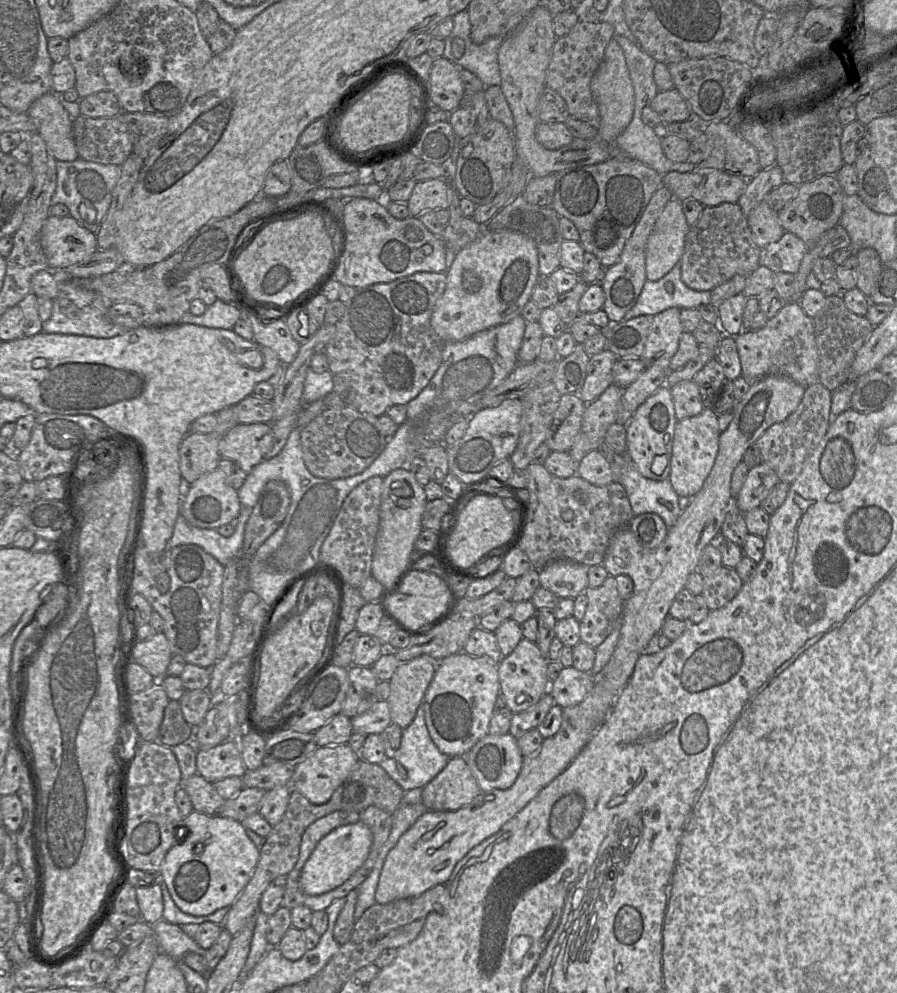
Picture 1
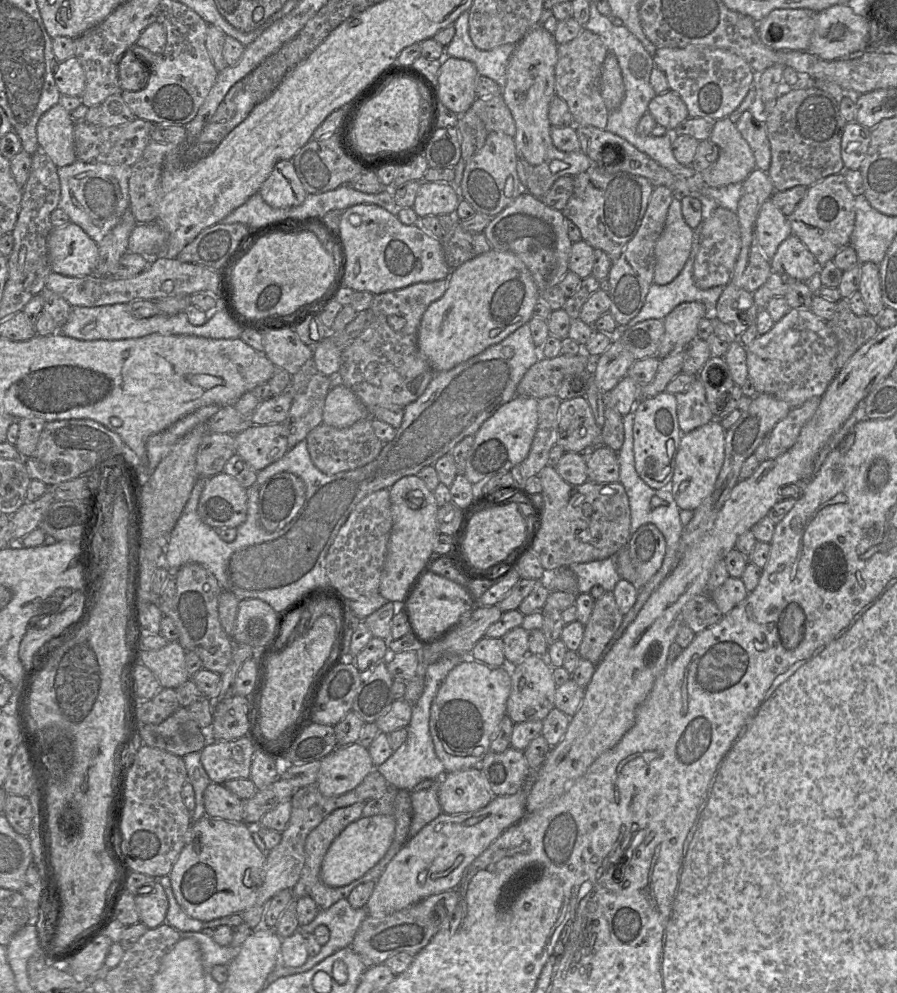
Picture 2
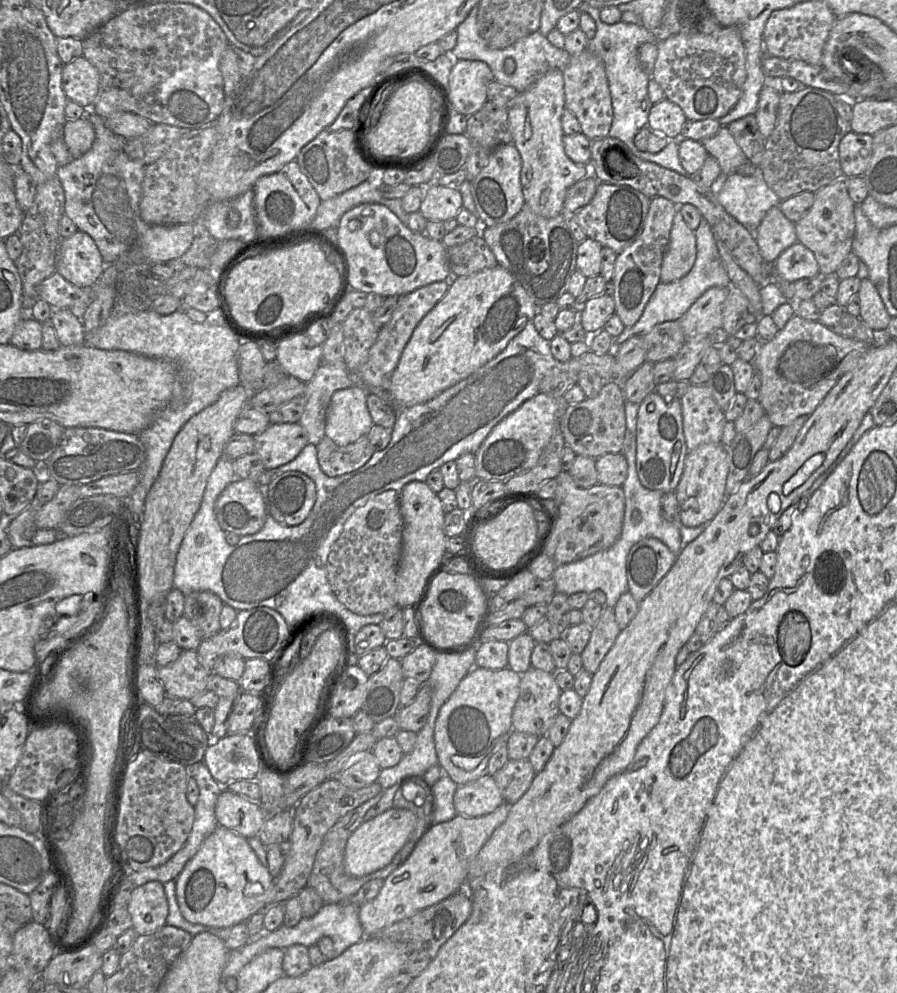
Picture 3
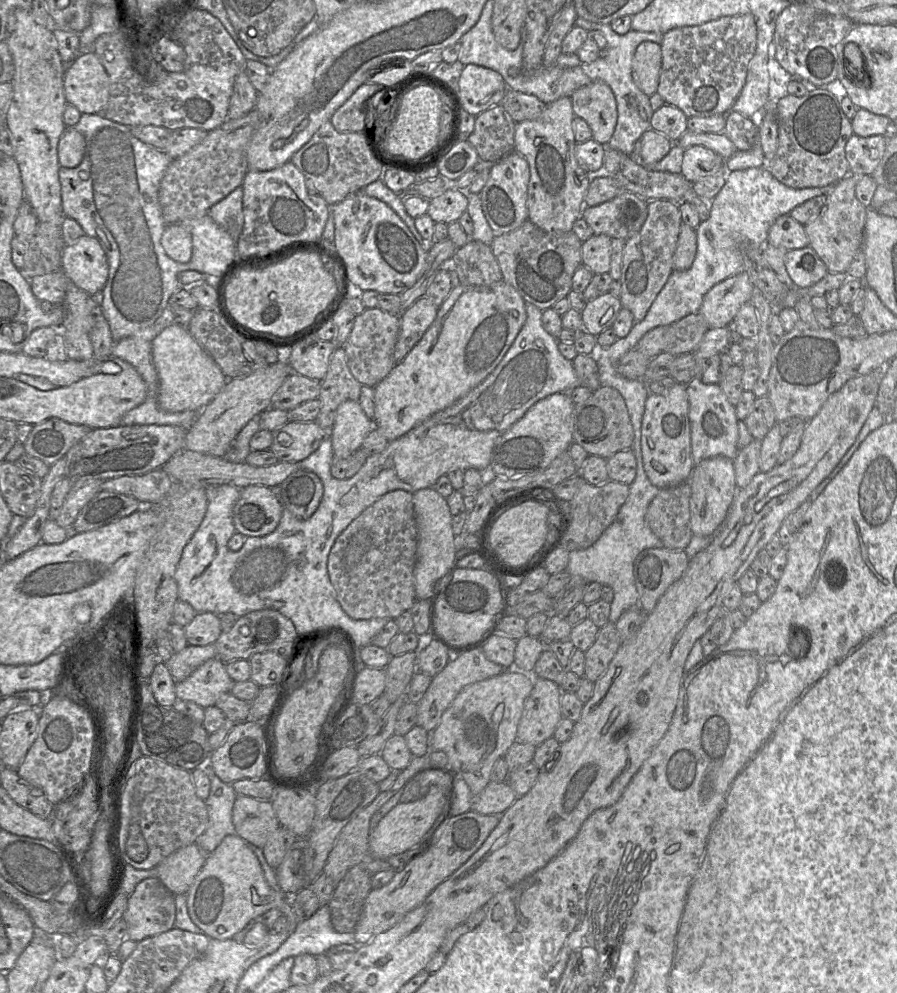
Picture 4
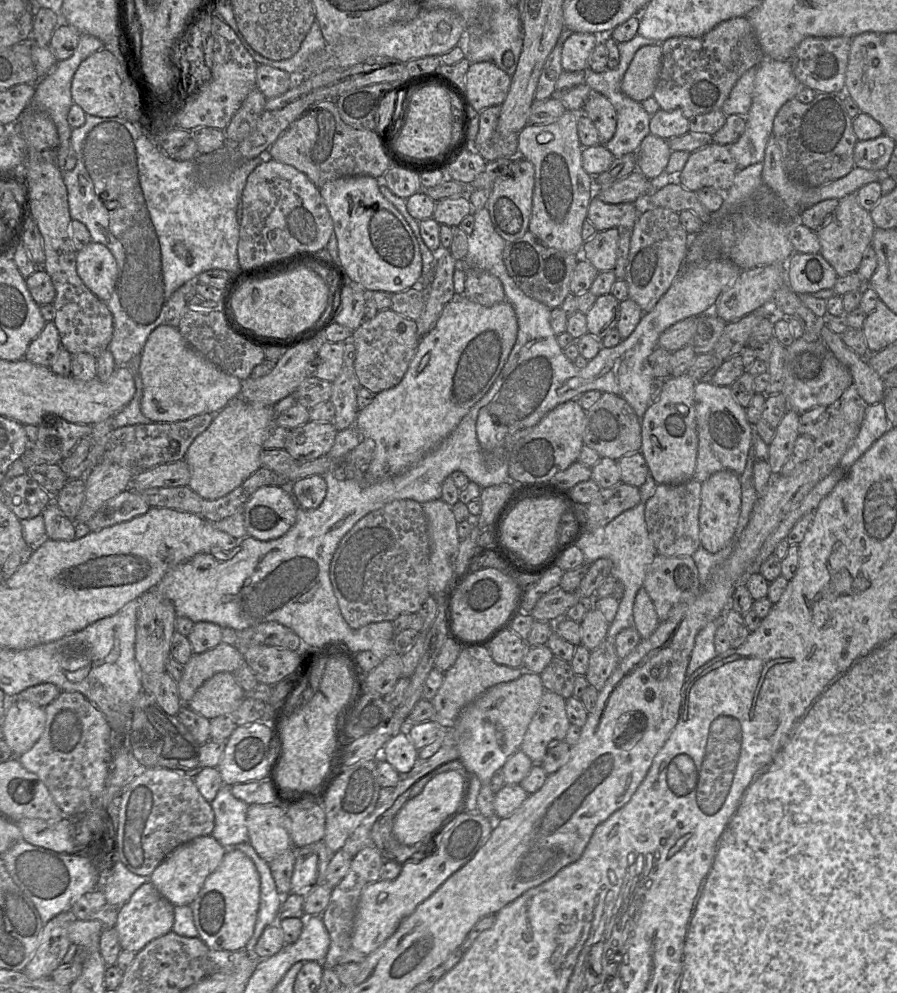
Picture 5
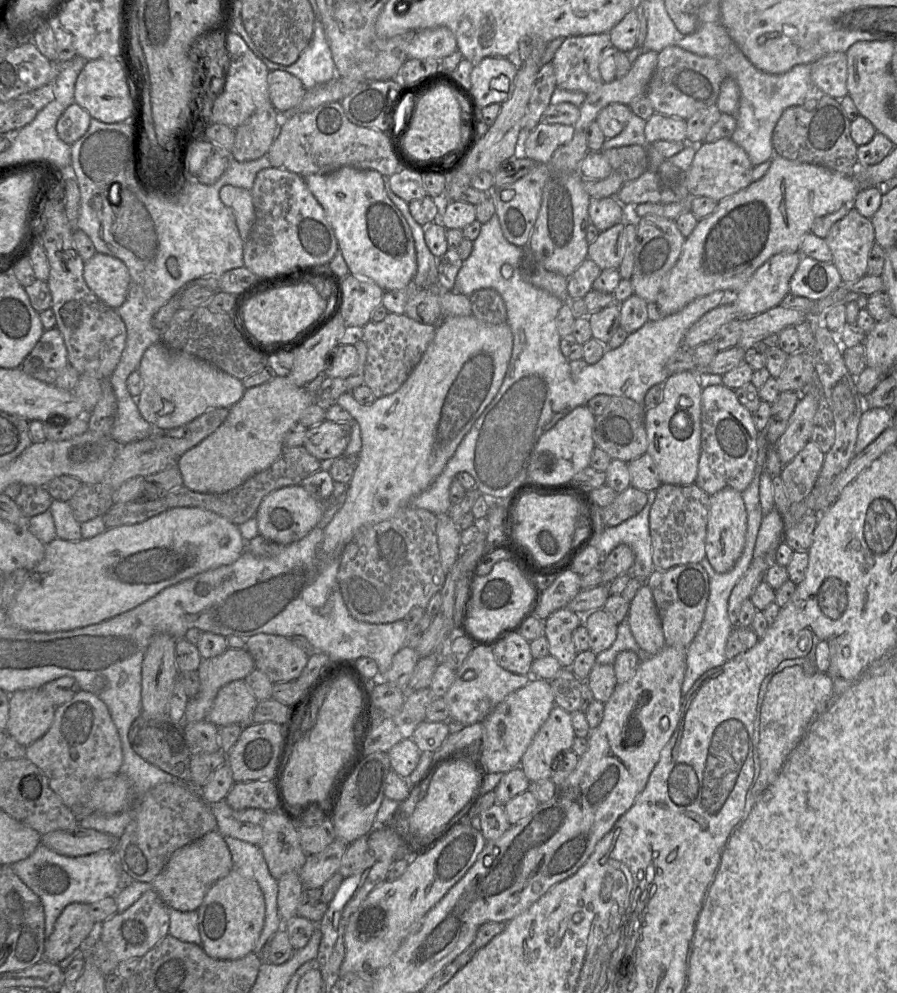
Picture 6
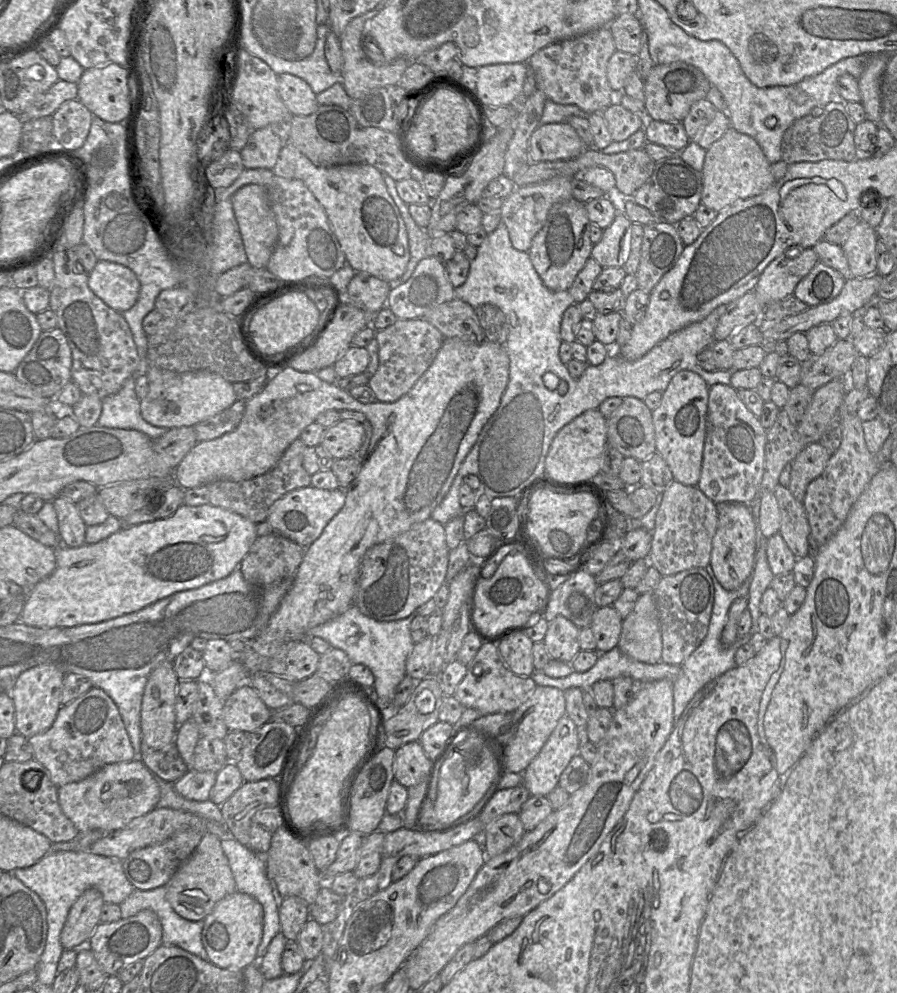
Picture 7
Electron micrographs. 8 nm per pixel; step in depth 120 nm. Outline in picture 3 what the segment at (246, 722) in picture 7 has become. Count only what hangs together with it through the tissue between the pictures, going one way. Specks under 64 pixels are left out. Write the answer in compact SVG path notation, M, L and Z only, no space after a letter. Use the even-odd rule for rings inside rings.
M182 650L174 662L158 666L166 695L187 700L207 689L211 673L199 662L196 650Z

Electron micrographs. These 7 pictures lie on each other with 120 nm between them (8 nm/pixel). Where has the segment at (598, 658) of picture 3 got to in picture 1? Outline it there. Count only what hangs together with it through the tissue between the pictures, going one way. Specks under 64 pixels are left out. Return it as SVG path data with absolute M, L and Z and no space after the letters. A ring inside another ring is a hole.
M610 575L600 587L587 587L584 592L588 604L579 622L580 640L596 649L618 626L623 600L618 593L615 577Z

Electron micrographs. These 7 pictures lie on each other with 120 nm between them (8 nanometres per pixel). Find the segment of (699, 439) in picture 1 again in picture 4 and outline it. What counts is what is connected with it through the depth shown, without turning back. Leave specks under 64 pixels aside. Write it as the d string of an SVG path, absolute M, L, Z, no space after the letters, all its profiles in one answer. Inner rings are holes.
M715 456L695 465L687 480L691 489L690 524L693 535L713 536L724 522L730 505L738 491L733 460Z

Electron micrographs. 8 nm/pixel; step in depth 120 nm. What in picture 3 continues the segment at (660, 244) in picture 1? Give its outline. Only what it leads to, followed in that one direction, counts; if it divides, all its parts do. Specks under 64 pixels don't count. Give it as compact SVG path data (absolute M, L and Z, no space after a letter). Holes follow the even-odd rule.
M678 207L661 264L661 283L671 283L686 276L694 266L696 255L695 231L689 228Z

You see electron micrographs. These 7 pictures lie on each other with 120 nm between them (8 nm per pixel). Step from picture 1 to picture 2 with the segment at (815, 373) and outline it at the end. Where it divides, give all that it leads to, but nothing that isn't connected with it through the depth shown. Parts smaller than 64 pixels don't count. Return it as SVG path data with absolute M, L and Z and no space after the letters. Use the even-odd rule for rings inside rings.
M790 309L770 331L758 335L745 350L748 378L757 393L772 395L786 402L791 409L813 397L822 397L838 373L837 338L826 321L811 310Z

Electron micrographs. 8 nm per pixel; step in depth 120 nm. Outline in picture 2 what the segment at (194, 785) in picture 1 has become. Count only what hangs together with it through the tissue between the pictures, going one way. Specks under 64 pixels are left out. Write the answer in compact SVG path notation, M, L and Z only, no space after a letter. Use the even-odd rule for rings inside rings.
M211 783L204 791L206 815L231 822L243 822L243 800L224 785Z

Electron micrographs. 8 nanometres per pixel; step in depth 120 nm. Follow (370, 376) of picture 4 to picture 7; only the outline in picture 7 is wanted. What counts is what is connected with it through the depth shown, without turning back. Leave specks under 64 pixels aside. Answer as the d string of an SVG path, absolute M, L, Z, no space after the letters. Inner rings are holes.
M398 319L393 325L376 330L375 339L379 346L379 365L368 385L377 401L386 403L395 402L411 390L430 367L445 340L442 333L425 319Z

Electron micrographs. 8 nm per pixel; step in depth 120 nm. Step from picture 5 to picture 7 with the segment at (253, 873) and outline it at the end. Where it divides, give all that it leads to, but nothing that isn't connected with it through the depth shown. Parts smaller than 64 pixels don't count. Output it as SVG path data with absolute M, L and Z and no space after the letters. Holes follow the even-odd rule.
M235 891L220 900L203 920L202 944L209 961L219 968L240 969L258 963L257 949L263 933L263 907L252 896Z

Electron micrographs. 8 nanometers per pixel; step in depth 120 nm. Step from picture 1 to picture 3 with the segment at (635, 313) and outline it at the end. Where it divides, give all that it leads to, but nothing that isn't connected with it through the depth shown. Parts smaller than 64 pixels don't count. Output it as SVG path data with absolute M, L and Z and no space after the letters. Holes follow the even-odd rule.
M705 218L695 230L697 255L694 266L689 273L683 278L671 283L659 283L650 297L640 319L631 327L625 327L623 332L614 338L614 345L619 345L634 335L644 335L649 332L655 325L667 322L677 321L680 319L710 288L730 287L731 282L724 264L721 260L716 240L713 236L710 224Z

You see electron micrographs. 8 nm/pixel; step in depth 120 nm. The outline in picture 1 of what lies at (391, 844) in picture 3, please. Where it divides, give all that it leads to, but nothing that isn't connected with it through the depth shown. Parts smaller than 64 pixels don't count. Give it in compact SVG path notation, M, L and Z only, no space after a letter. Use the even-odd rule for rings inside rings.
M361 821L331 831L319 841L304 864L299 879L301 890L307 895L317 896L342 885L365 863L372 841L371 830Z

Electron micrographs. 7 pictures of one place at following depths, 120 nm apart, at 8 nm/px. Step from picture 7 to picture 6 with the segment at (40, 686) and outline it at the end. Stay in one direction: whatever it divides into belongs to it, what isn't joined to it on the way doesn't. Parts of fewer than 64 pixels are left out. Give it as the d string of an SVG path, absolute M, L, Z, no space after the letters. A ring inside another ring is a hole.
M40 688L18 690L9 696L5 732L23 746L43 736L50 728L56 706Z

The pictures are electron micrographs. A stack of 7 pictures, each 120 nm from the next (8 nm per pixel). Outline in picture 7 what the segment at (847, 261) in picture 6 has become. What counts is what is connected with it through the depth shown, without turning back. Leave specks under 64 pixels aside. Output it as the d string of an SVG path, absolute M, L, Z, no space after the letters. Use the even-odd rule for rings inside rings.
M860 220L849 232L847 239L841 245L853 276L865 277L876 273L876 244L878 235L876 229Z

